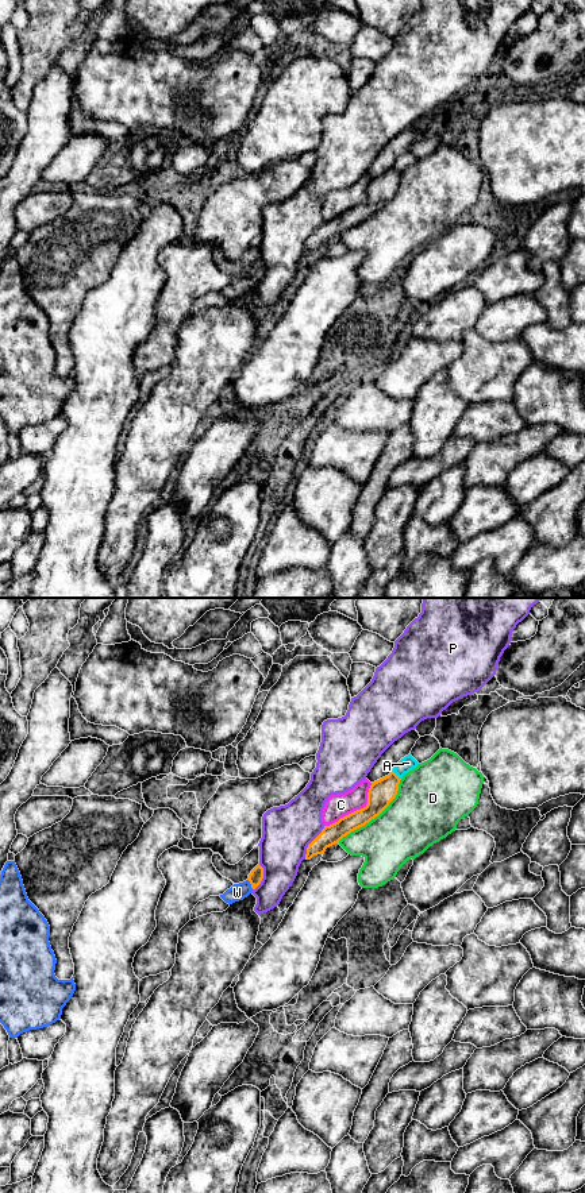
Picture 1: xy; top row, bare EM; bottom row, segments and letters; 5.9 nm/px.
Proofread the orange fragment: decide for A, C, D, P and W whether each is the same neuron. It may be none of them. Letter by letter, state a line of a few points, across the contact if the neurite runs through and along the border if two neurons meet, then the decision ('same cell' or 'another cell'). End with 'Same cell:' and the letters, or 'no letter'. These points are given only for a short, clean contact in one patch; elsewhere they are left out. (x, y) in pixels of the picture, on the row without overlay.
A: another cell
C: another cell
D: another cell
P: another cell
W: line xy (257, 269), (250, 278), (237, 288); same cell
Same cell: W

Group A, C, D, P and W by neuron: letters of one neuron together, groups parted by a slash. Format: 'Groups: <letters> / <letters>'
Groups: A / C / D / P / W

